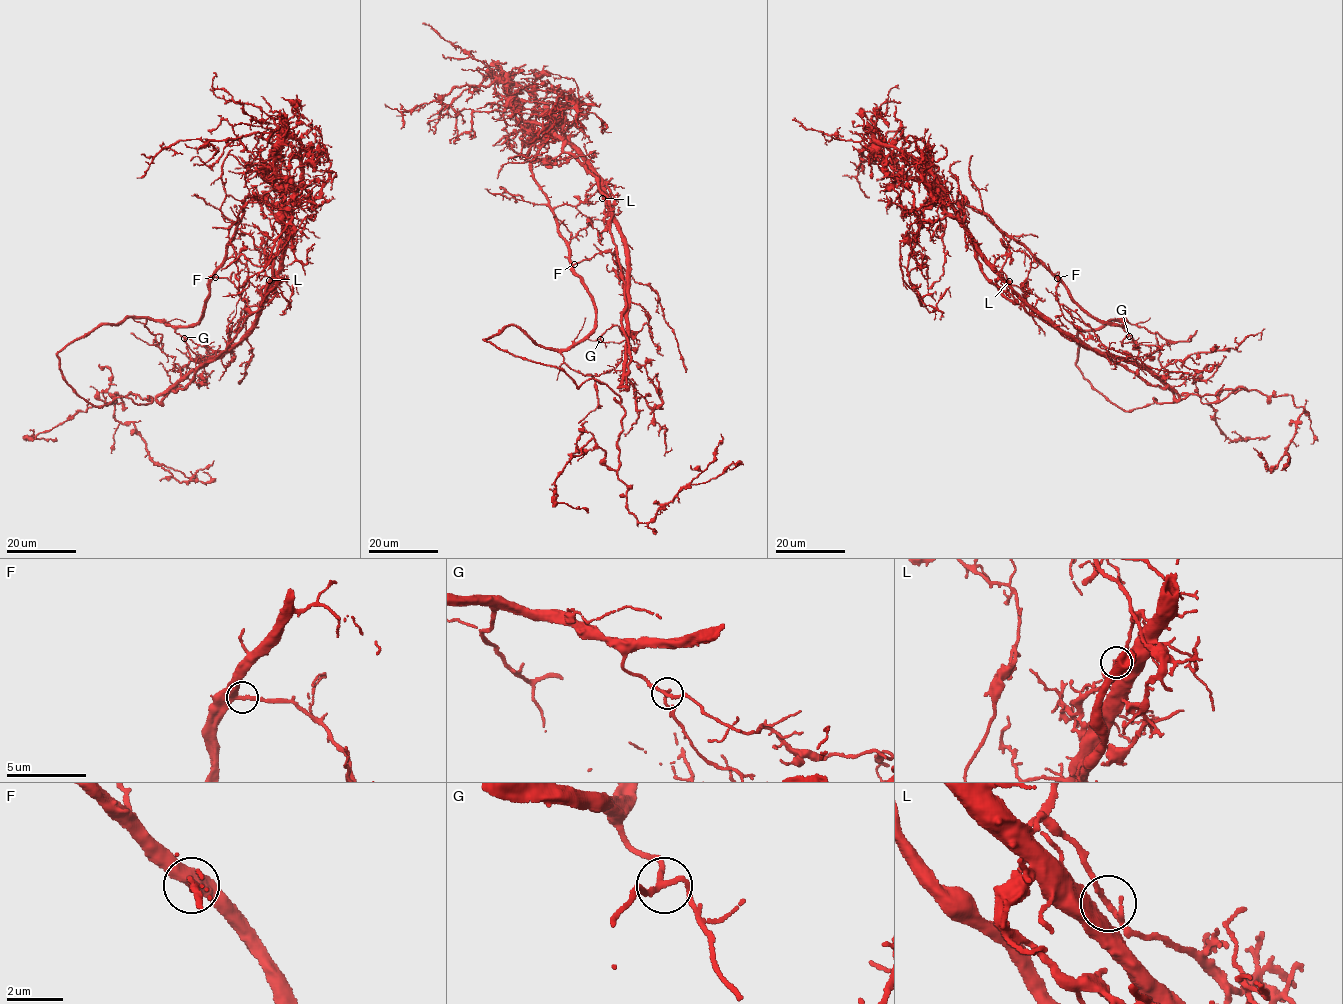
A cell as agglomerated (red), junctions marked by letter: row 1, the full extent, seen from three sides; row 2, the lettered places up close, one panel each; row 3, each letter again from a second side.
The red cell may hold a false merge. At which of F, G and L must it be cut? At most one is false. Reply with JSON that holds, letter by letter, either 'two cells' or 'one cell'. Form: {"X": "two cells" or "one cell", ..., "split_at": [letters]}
{"F": "one cell", "G": "one cell", "L": "two cells", "split_at": ["L"]}

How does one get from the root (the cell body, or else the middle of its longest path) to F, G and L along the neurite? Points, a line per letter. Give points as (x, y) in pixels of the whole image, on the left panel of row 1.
F: (126, 319), (161, 319), (180, 327), (196, 325), (203, 317), (209, 285), (215, 277)
G: (126, 319), (160, 320), (184, 338)
L: (126, 319), (160, 320), (184, 337), (204, 361), (202, 365), (208, 364), (247, 336), (263, 305), (269, 281)

